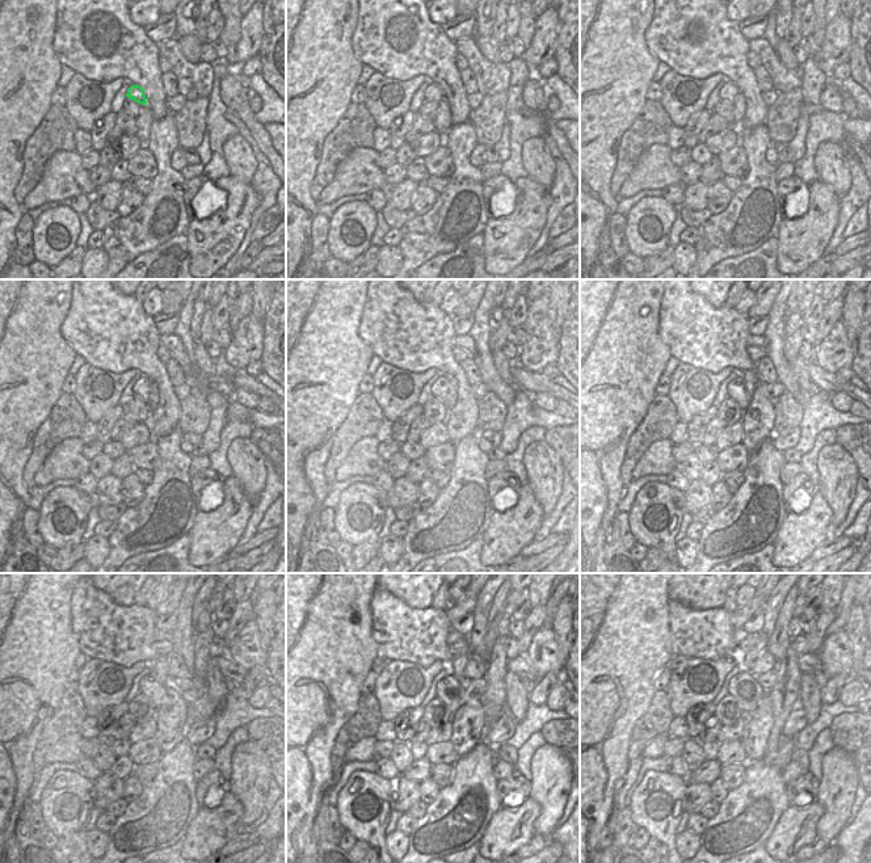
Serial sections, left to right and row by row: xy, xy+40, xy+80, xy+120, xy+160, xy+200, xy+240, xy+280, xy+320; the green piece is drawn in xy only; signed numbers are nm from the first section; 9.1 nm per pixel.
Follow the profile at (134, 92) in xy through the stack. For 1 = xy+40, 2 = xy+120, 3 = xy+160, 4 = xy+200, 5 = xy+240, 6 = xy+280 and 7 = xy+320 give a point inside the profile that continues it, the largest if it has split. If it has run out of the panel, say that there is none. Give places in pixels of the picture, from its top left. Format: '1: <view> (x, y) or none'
1: xy+40 (433, 92)
2: xy+120 (141, 388)
3: xy+160 (440, 390)
4: xy+200 (735, 390)
5: xy+240 (150, 686)
6: xy+280 (449, 689)
7: xy+320 (745, 690)

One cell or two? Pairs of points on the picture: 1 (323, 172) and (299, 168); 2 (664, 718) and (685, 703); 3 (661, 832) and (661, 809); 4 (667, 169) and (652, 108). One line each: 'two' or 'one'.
1: two
2: two
3: one
4: two

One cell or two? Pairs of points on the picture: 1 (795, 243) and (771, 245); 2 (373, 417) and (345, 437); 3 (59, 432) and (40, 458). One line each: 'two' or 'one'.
1: two
2: one
3: one

